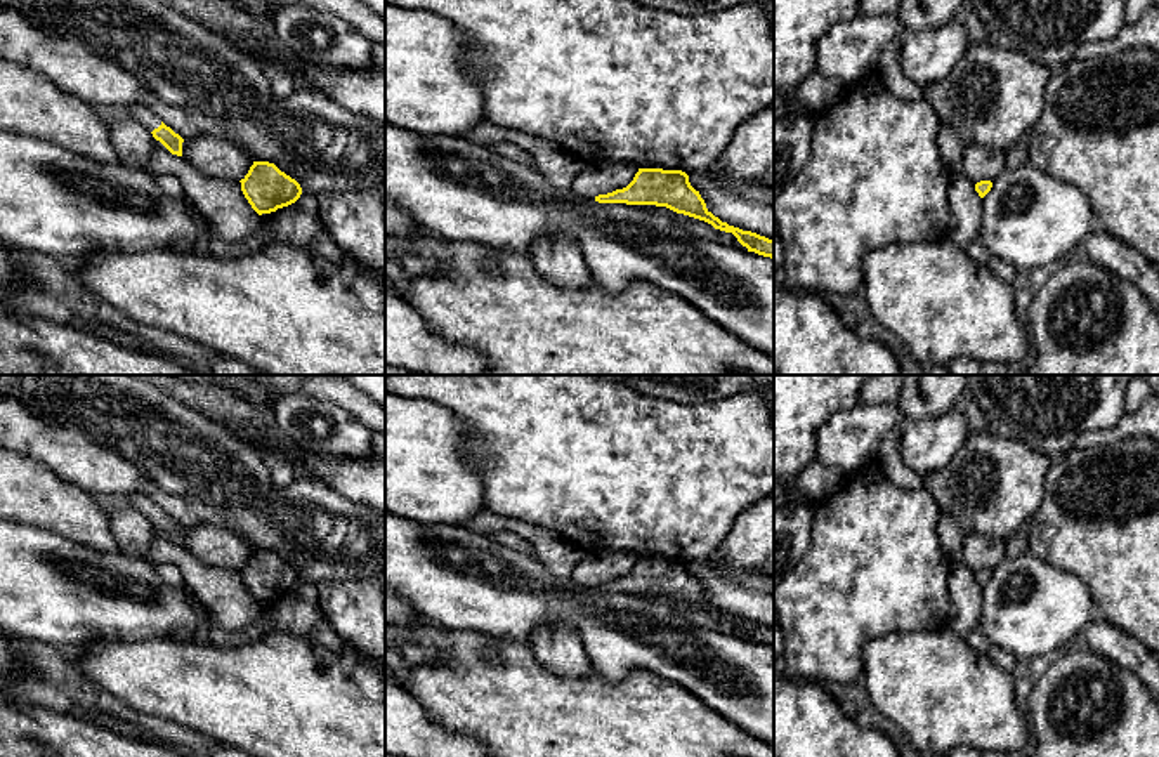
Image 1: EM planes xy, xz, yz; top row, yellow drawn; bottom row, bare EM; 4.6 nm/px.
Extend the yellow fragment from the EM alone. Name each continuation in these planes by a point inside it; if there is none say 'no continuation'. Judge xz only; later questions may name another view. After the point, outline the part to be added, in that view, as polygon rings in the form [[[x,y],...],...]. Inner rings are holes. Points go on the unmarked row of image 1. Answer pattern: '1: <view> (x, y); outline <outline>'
1: xz (602, 566); outline [[[626,550],[588,552],[588,556],[573,568],[571,580],[586,587],[607,583],[626,576],[637,561],[638,556]]]

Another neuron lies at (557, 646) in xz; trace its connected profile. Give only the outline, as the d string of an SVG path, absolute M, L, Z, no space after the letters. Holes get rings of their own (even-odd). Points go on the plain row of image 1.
M557 620L540 627L529 642L540 663L553 674L567 677L593 674L583 641L569 622Z

